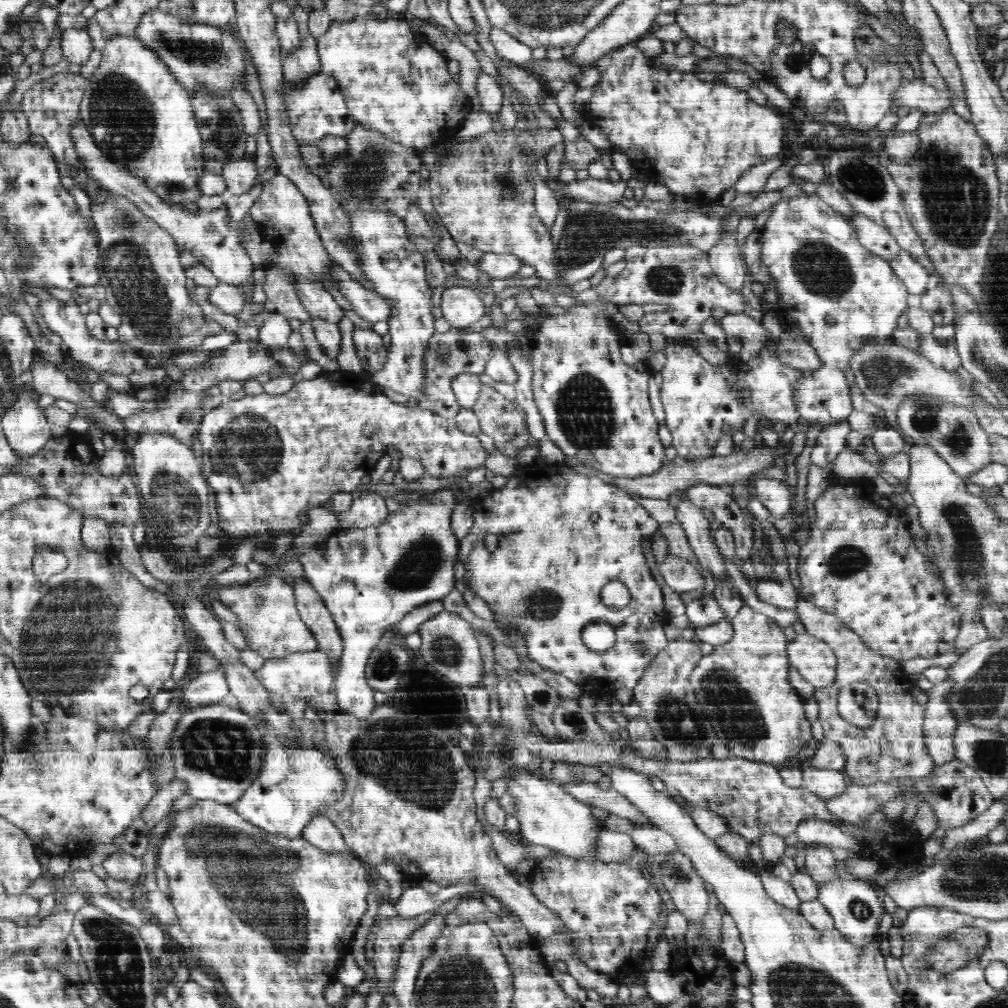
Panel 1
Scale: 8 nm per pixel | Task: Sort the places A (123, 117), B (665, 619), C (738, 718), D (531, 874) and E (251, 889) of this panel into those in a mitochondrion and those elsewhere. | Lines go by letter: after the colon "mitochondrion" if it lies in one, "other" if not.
A: mitochondrion
B: other
C: mitochondrion
D: other
E: mitochondrion

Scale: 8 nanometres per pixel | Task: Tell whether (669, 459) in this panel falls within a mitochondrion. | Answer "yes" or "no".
no

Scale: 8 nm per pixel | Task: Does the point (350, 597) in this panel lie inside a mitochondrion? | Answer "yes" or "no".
no

